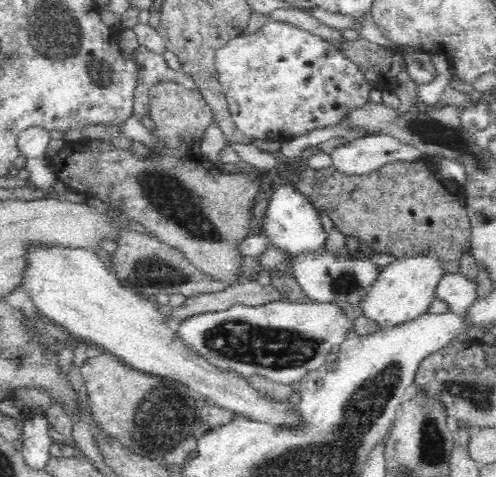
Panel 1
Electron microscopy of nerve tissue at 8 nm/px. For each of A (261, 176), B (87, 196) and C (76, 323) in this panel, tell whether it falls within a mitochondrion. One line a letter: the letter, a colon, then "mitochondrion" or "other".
A: other
B: other
C: other

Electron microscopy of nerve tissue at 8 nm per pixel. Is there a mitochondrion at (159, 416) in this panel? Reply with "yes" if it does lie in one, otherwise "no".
yes

